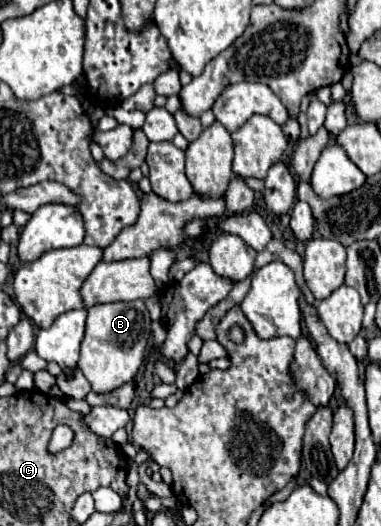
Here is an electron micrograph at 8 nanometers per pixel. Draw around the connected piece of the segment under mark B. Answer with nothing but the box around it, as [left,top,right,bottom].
[78,301,150,393]

